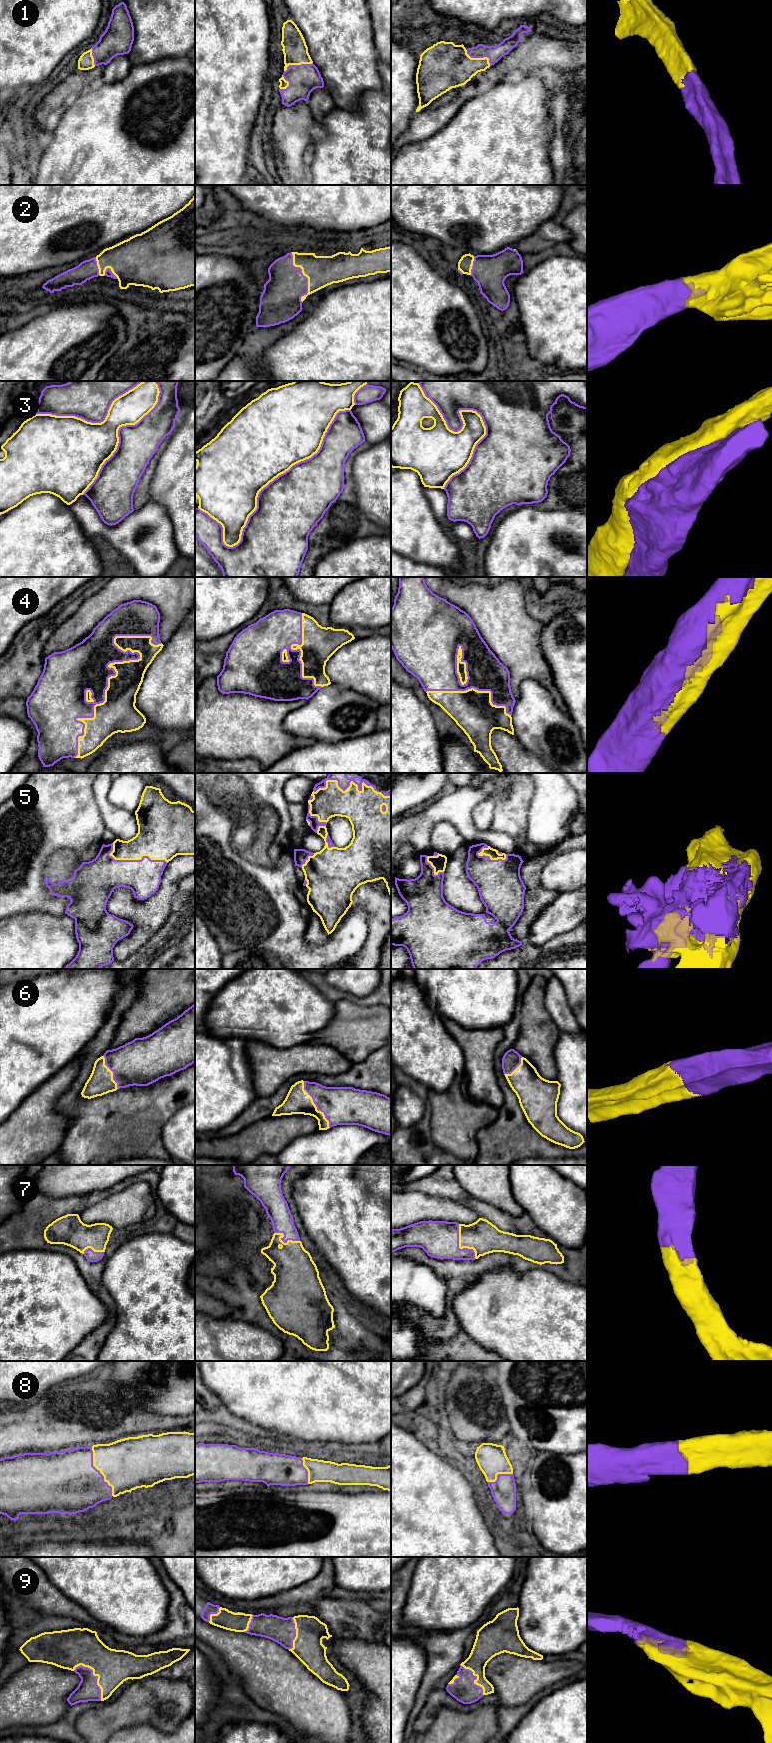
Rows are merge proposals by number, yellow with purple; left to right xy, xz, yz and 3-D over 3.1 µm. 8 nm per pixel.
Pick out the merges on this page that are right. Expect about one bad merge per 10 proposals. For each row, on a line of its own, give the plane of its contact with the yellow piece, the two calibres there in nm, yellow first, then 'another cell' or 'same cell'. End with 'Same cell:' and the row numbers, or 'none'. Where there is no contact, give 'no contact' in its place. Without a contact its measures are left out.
1: contact in yz; calibres 360 and 120 nm; same cell
2: contact in xz; calibres 260 and 320 nm; same cell
3: contact in xz; calibres 500 and 480 nm; another cell
4: contact in xy; calibres 260 and 360 nm; same cell
5: contact in xy; calibres 360 and 280 nm; same cell
6: contact in xz; calibres 200 and 300 nm; same cell
7: contact in yz; calibres 260 and 300 nm; same cell
8: contact in xy; calibres 420 and 460 nm; same cell
9: contact in xy; calibres 280 and 170 nm; same cell
Same cell: 1, 2, 4, 5, 6, 7, 8, 9

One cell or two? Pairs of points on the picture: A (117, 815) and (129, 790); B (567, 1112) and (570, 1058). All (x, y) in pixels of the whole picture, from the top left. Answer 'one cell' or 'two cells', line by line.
A: two cells
B: one cell

